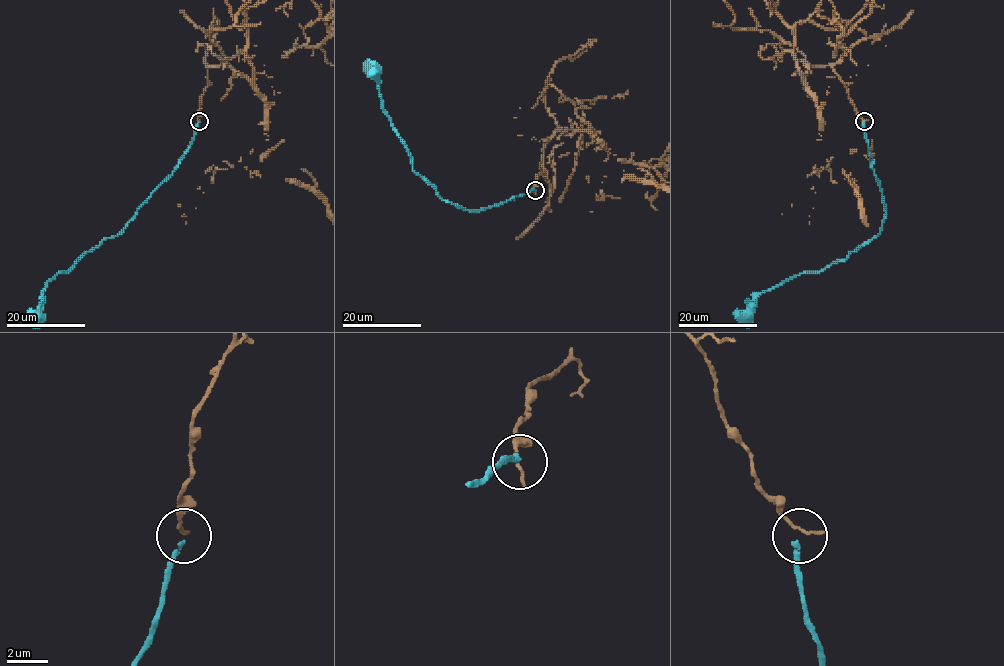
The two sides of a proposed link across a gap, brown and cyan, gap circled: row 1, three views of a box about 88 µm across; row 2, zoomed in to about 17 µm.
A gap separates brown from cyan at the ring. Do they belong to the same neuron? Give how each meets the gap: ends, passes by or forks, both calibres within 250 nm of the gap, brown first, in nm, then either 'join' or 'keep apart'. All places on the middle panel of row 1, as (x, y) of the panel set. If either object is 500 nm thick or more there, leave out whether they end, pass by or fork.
brown ends; cyan ends; calibres 200 and 150 nm; keep apart

